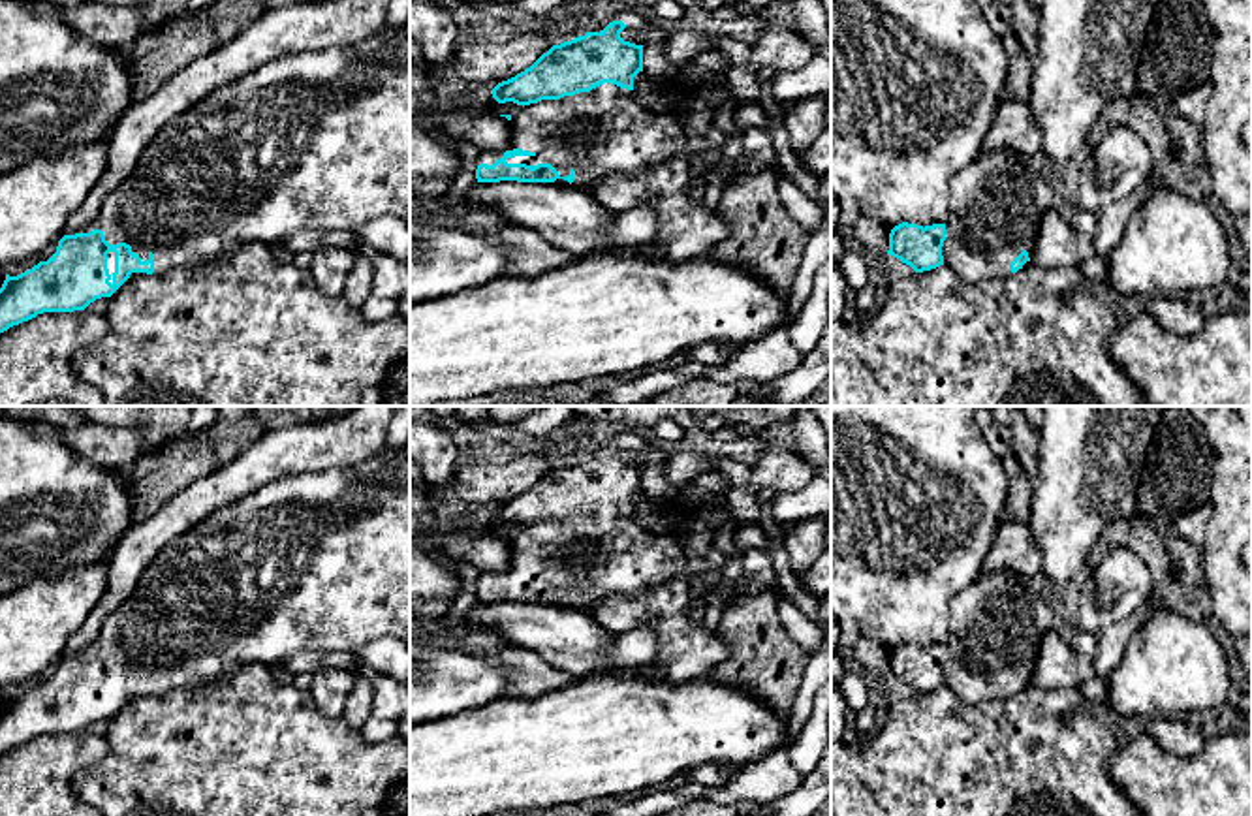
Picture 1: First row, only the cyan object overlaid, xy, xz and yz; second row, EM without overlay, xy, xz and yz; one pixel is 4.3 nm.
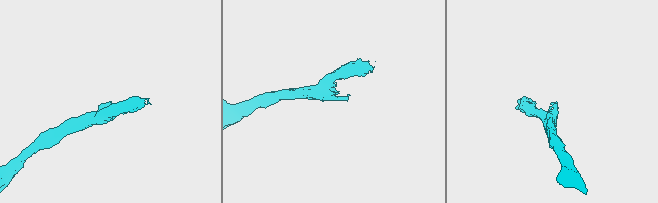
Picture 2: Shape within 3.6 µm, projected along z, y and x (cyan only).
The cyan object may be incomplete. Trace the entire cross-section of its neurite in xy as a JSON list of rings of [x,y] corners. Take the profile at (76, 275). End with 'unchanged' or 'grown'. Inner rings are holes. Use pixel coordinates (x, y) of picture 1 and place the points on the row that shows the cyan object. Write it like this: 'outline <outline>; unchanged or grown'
outline [[[389,24],[352,45],[303,51],[271,60],[171,118],[147,145],[133,173],[103,201],[90,226],[81,233],[64,235],[58,241],[56,252],[47,261],[39,261],[17,276],[6,275],[0,288],[0,333],[43,312],[85,310],[96,299],[111,297],[132,276],[205,267],[224,261],[239,246],[282,243],[291,233],[303,229],[355,231],[382,216],[397,216],[410,224],[410,32],[406,26],[393,28]]]; grown

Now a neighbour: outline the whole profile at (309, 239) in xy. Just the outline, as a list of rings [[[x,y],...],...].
[[[303,229],[291,233],[282,243],[293,252],[318,252],[323,248],[321,237],[327,229]]]

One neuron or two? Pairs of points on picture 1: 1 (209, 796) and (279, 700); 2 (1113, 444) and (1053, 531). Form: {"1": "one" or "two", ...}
{"1": "one", "2": "one"}

